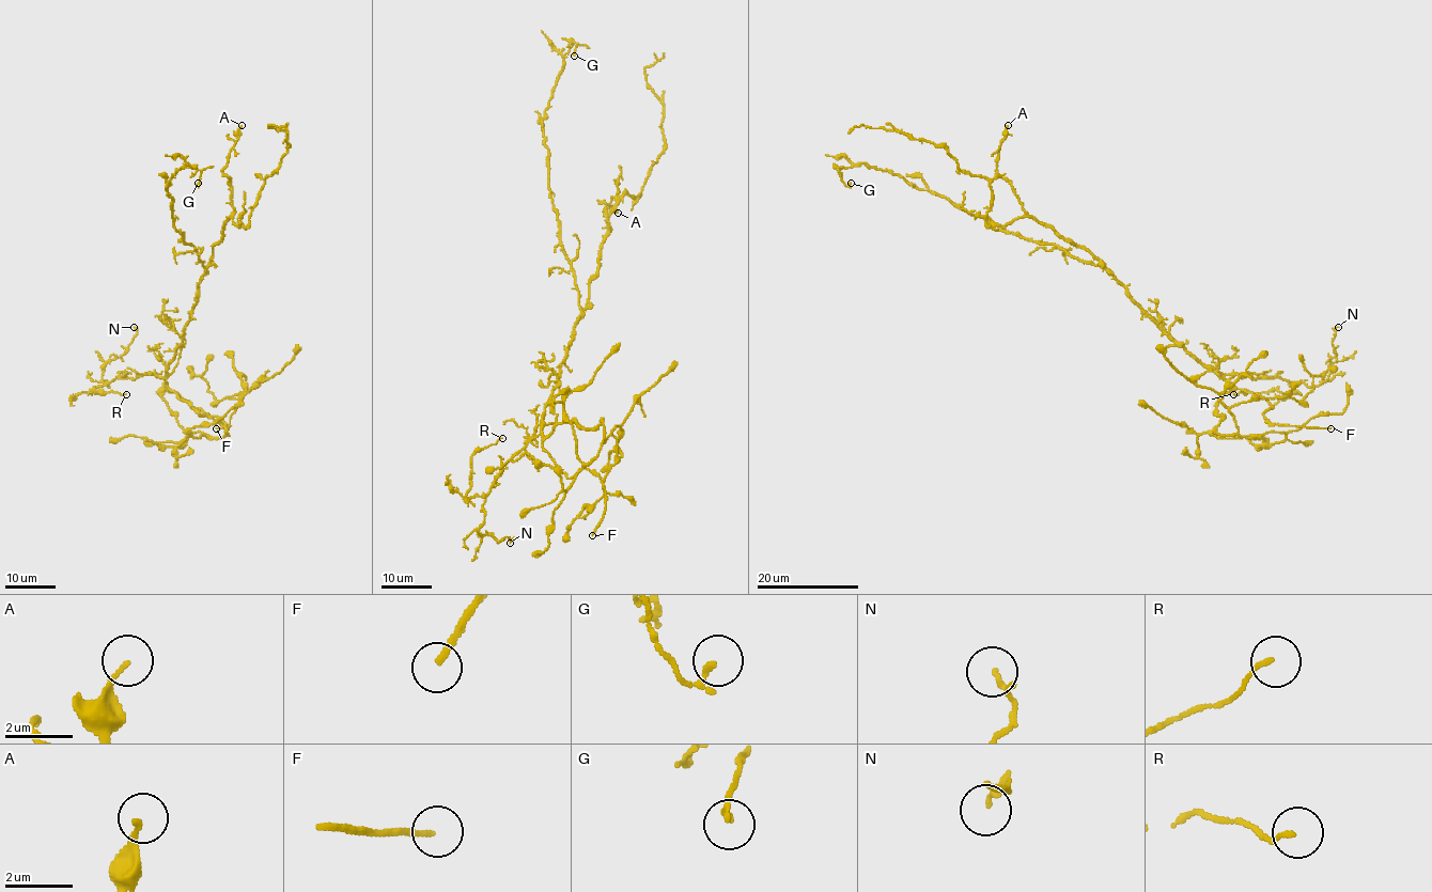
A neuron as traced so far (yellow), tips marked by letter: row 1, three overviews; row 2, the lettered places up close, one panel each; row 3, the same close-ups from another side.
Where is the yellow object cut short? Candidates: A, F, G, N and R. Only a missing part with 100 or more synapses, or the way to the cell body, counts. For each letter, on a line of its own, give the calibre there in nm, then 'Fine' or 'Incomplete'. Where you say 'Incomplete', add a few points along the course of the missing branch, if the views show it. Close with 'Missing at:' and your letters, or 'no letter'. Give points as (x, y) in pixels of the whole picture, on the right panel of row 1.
A: Thickness 140 nm. Fine
F: Thickness 170 nm. Incomplete
G: Thickness 140 nm. Fine
N: Thickness 90 nm. Fine
R: Thickness 120 nm. Fine
Missing at: F

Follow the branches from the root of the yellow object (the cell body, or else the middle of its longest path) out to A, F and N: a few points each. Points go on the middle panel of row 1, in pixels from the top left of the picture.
A: (572, 341), (609, 229), (606, 205), (600, 202), (618, 213)
F: (572, 341), (541, 437), (567, 479), (581, 468), (600, 478), (606, 510), (592, 535)
N: (572, 341), (543, 429), (503, 467), (483, 505), (478, 533), (510, 543)

